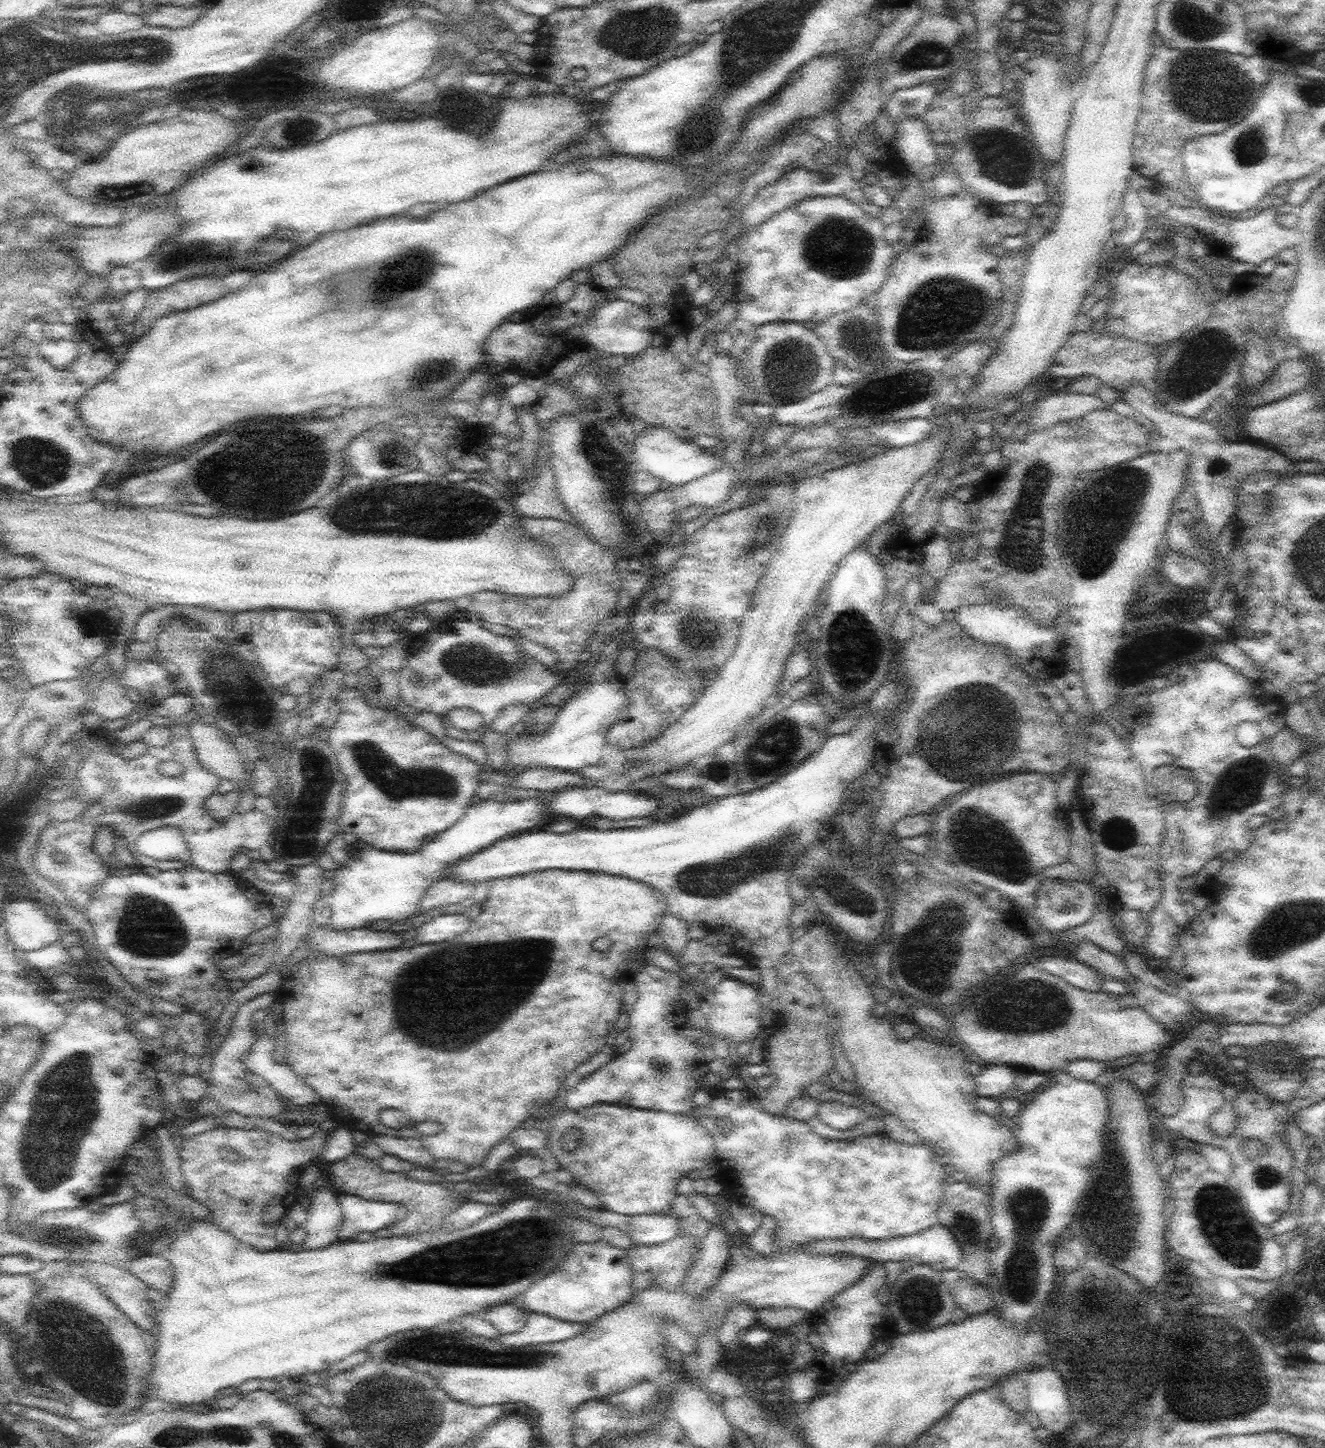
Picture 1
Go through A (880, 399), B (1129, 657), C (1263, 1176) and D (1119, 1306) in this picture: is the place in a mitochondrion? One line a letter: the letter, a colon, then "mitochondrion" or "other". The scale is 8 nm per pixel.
A: mitochondrion
B: other
C: mitochondrion
D: mitochondrion

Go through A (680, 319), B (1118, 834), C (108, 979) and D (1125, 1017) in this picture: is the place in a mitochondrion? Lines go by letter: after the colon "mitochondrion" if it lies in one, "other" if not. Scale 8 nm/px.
A: other
B: mitochondrion
C: other
D: other

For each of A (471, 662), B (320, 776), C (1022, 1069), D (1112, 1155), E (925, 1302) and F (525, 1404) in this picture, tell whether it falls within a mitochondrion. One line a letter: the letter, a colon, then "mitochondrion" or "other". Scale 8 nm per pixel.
A: mitochondrion
B: mitochondrion
C: other
D: other
E: mitochondrion
F: other

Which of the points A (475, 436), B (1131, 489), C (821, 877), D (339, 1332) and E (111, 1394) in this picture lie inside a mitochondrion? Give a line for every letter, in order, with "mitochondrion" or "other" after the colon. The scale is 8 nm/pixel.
A: other
B: mitochondrion
C: mitochondrion
D: other
E: mitochondrion

